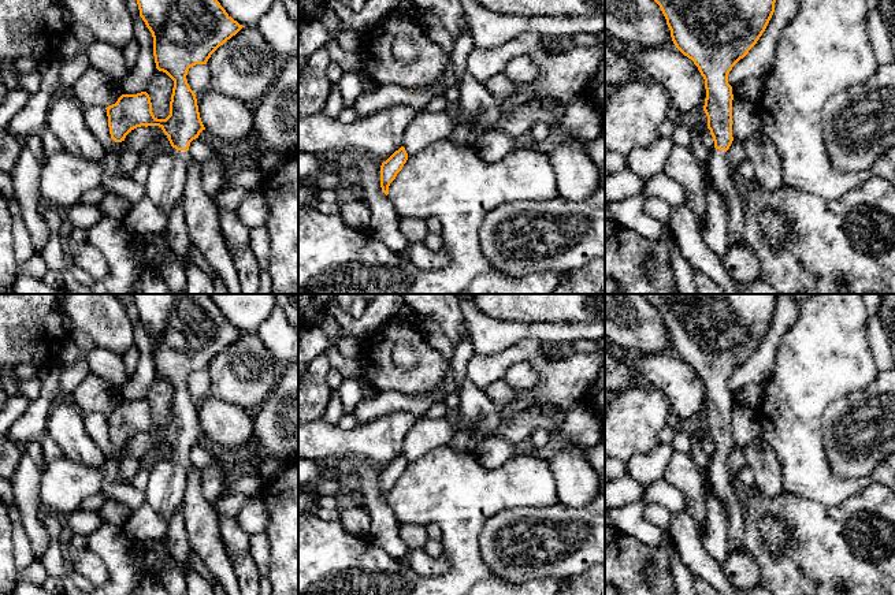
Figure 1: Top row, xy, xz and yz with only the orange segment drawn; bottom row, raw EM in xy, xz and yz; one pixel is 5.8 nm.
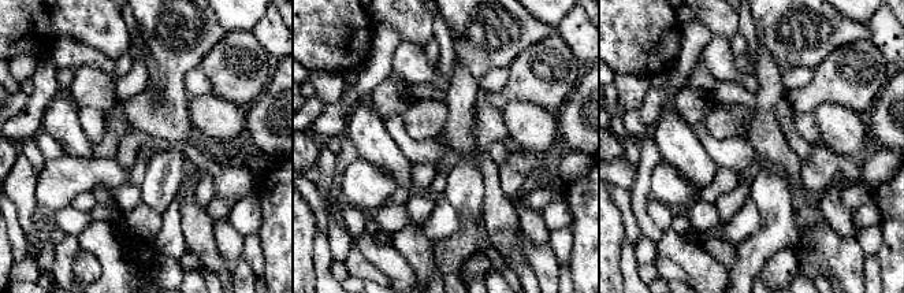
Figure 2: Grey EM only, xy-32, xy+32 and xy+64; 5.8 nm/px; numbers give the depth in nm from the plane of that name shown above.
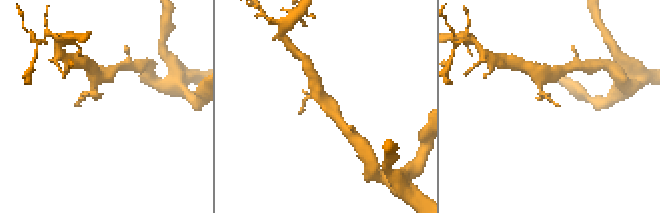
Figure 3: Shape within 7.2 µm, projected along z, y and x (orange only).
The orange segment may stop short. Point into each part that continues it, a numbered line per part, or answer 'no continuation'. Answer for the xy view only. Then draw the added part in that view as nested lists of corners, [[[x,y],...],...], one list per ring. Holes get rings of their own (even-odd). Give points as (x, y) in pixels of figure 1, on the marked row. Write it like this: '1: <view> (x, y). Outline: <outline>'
1: xy (164, 186). Outline: [[[172,146],[160,148],[151,161],[145,197],[168,215],[181,201],[186,175],[193,166],[189,150],[177,150]]]

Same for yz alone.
1: yz (717, 173). Outline: [[[716,148],[709,150],[705,181],[727,201],[728,242],[731,245],[742,243],[744,233],[744,186],[732,174],[725,150]]]

